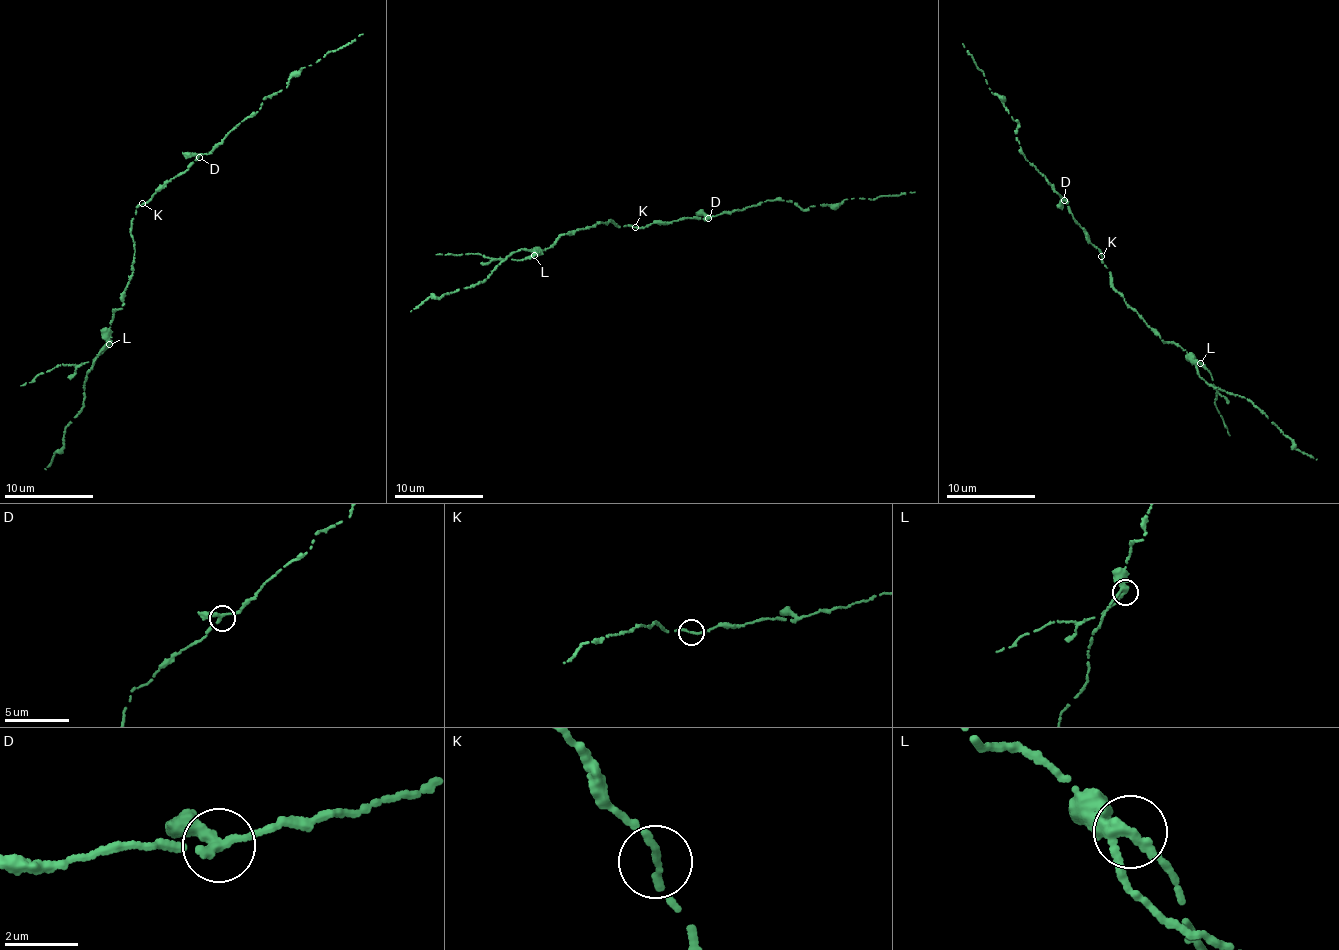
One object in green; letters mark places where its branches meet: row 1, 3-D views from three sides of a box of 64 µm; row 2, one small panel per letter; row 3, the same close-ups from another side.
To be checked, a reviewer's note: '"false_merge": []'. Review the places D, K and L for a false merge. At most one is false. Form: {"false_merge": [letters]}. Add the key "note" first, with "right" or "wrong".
{"note": "wrong", "false_merge": ["L"]}

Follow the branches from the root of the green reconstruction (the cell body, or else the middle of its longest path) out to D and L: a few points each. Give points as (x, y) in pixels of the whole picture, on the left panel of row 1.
D: (142, 203), (151, 201), (155, 192), (188, 170), (199, 157)
L: (142, 203), (131, 221), (134, 269), (121, 309), (115, 311), (109, 327), (110, 344)

